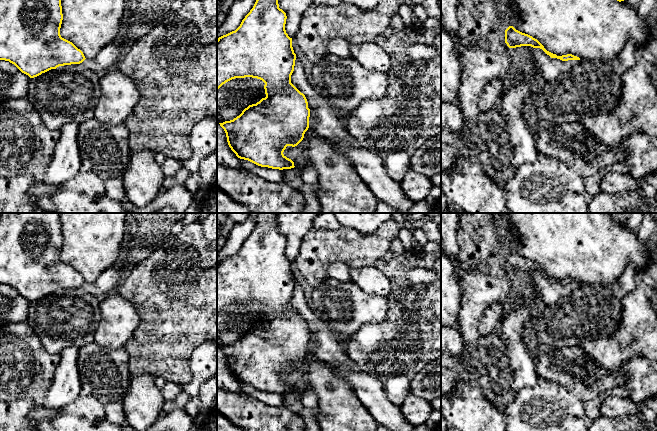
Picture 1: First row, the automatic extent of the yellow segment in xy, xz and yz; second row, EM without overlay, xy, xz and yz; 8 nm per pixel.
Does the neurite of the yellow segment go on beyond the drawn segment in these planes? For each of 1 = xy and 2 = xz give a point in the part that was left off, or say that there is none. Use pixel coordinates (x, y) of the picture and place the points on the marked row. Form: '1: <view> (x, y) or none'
1: none
2: none

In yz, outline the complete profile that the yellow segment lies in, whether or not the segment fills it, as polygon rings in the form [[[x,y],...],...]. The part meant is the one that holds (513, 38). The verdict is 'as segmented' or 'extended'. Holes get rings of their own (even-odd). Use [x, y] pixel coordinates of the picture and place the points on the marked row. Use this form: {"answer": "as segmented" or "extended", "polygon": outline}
{"answer": "as segmented", "polygon": [[[509,26],[505,30],[505,43],[509,48],[516,48],[521,46],[531,46],[533,48],[540,48],[551,58],[557,58],[562,61],[580,60],[579,57],[574,56],[572,54],[557,56],[556,54],[547,51],[537,39],[533,38],[528,34],[516,30],[513,26]]]}

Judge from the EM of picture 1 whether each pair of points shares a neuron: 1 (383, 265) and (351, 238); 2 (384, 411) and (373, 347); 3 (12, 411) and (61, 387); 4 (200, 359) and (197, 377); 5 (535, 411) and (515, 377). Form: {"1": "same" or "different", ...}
{"1": "different", "2": "different", "3": "different", "4": "same", "5": "different"}

